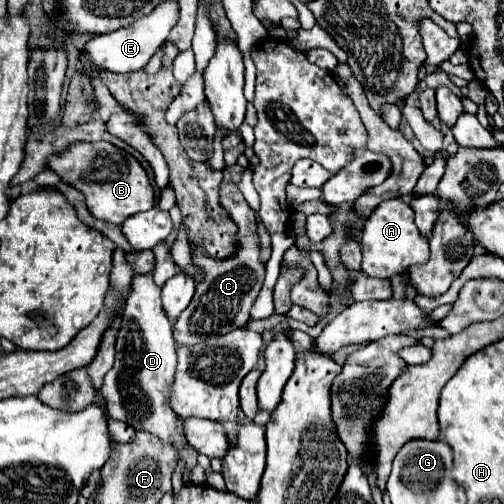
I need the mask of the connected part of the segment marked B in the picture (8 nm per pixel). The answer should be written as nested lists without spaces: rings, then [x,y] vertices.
[[[73,142],[63,152],[51,154],[47,158],[47,168],[85,196],[87,210],[97,220],[121,224],[125,218],[155,206],[155,190],[147,172],[131,154],[109,142]]]

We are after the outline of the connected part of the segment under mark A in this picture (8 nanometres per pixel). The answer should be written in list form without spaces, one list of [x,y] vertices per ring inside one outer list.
[[[401,198],[381,202],[371,218],[365,222],[361,234],[361,250],[363,250],[363,272],[375,278],[391,278],[401,274],[405,268],[413,264],[427,262],[429,256],[429,238],[425,238],[413,222],[413,210]]]

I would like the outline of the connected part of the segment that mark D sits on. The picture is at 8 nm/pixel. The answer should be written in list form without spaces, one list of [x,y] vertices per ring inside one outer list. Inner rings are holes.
[[[135,276],[131,294],[127,300],[127,306],[121,316],[121,326],[117,334],[117,356],[113,368],[107,372],[107,378],[103,382],[103,396],[107,402],[107,412],[113,420],[121,420],[127,426],[135,430],[147,430],[155,434],[161,440],[171,440],[179,448],[179,458],[187,460],[187,470],[183,472],[183,484],[189,482],[189,470],[197,464],[197,452],[187,446],[187,440],[183,438],[183,432],[179,430],[179,418],[177,414],[167,406],[167,388],[171,386],[171,378],[175,374],[175,340],[173,340],[173,330],[171,330],[171,320],[167,318],[163,306],[161,306],[161,288],[155,286],[153,276]]]

